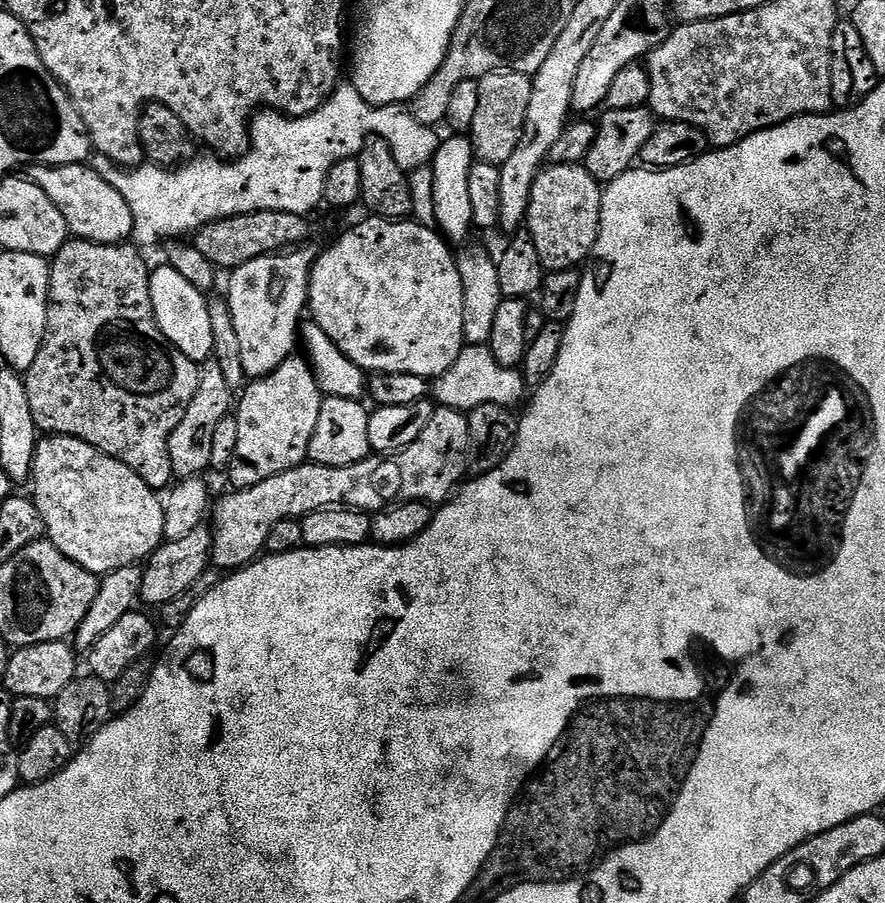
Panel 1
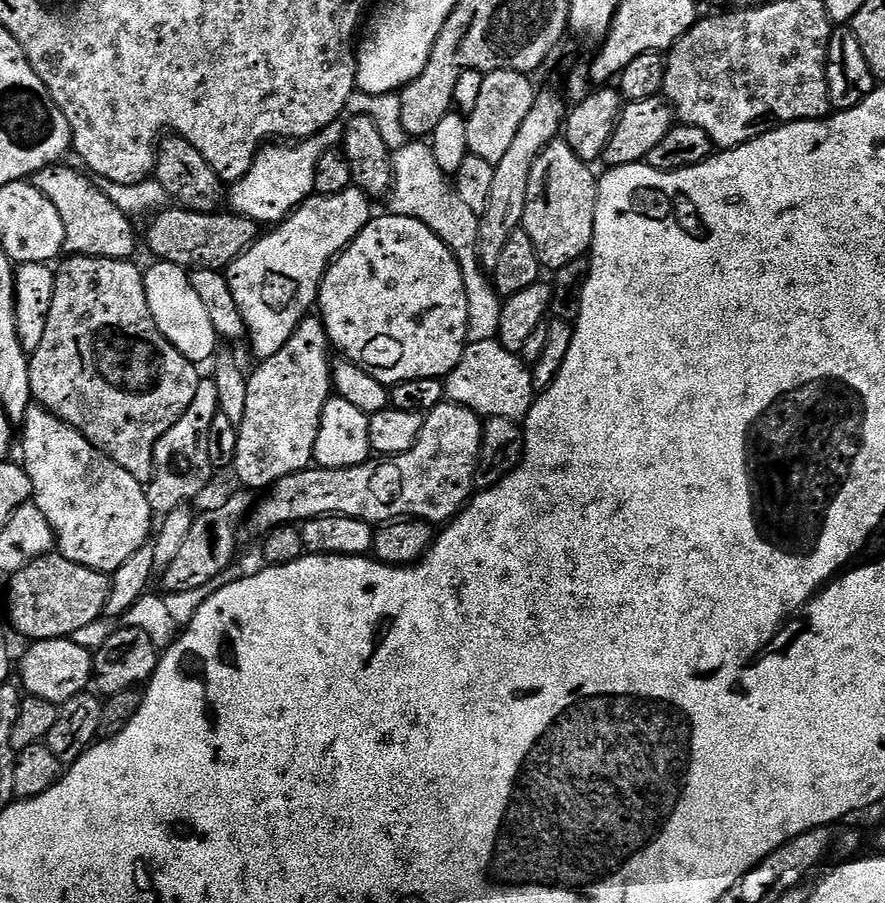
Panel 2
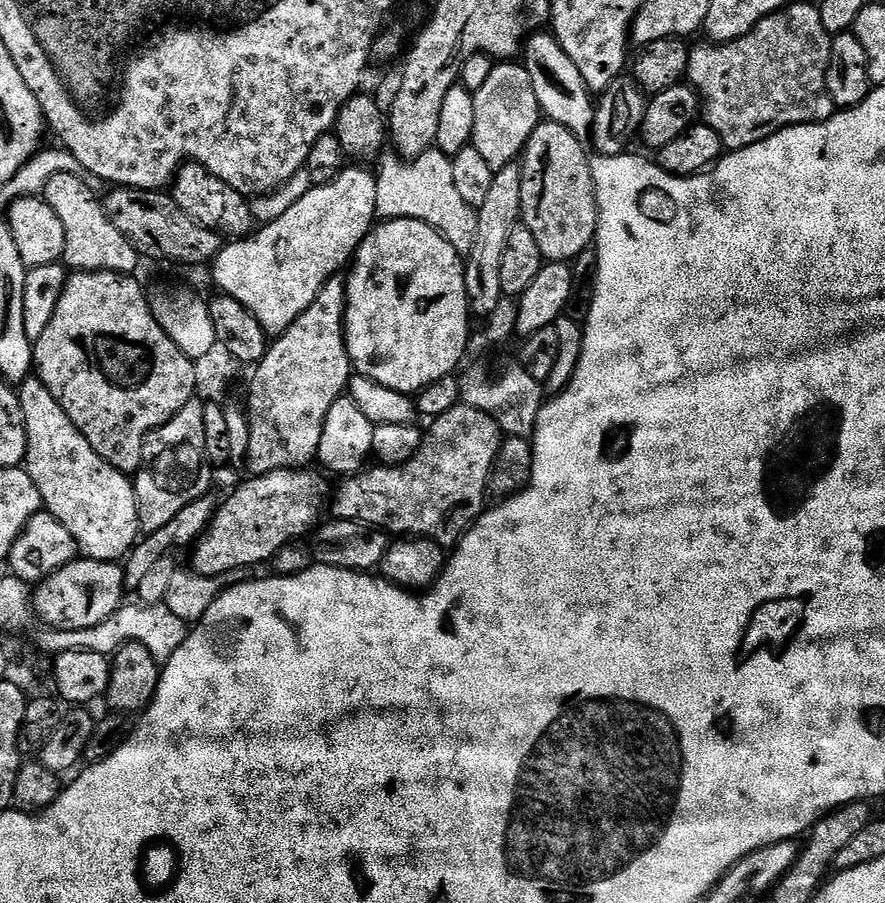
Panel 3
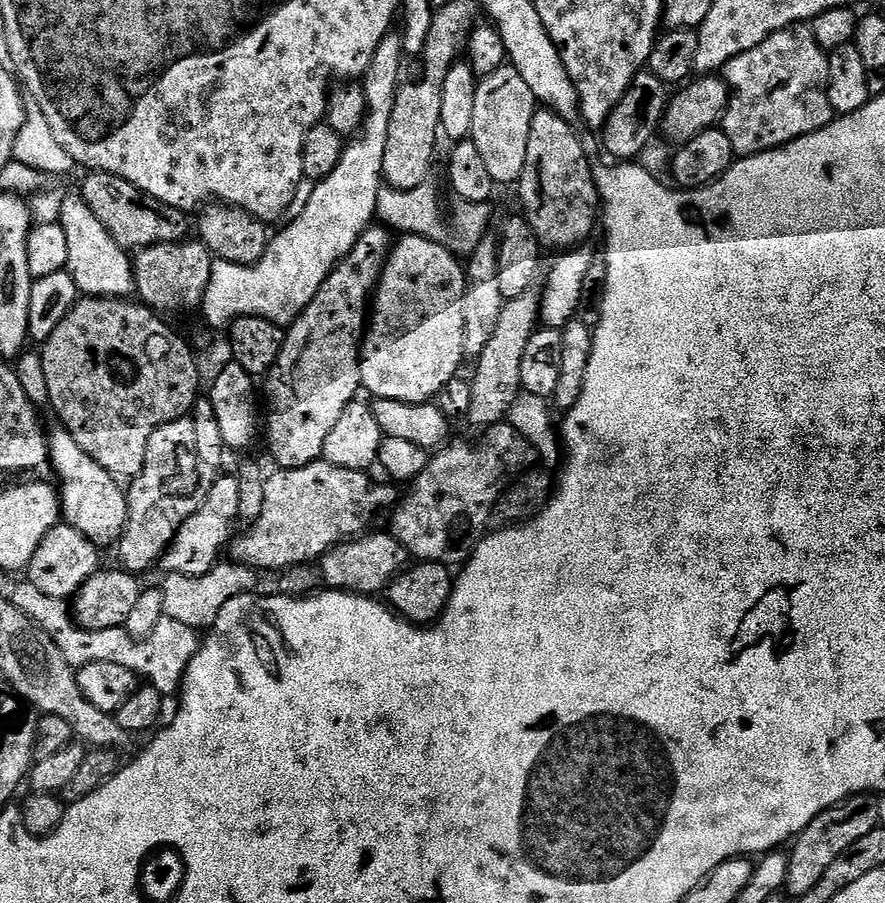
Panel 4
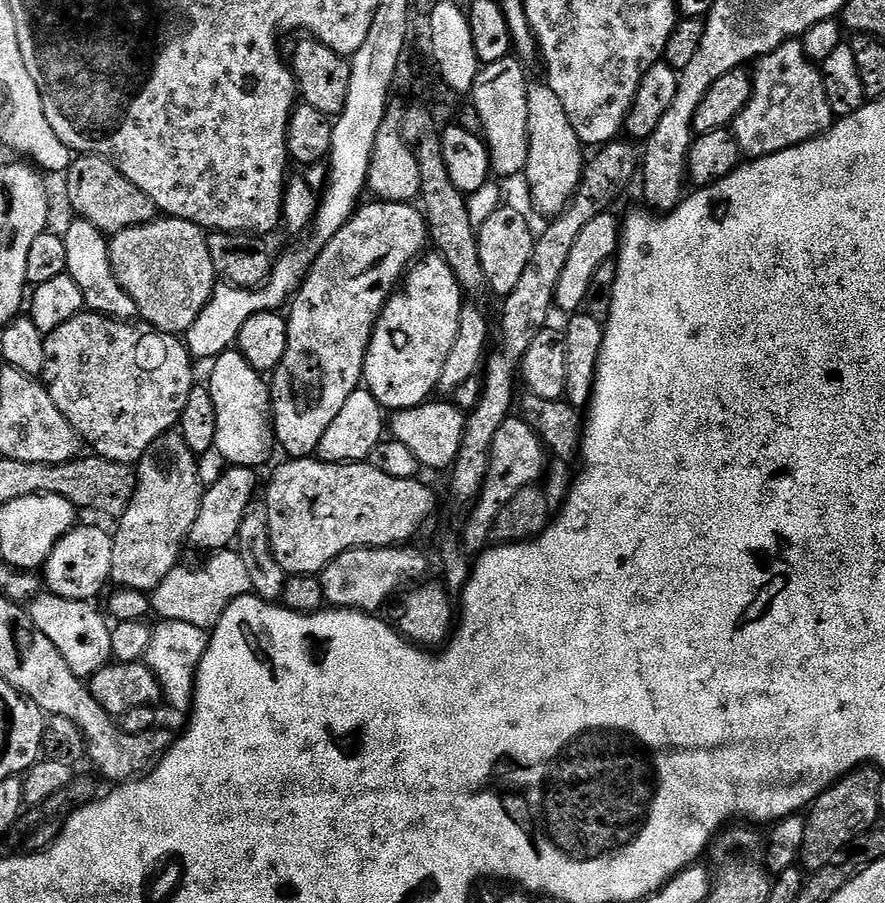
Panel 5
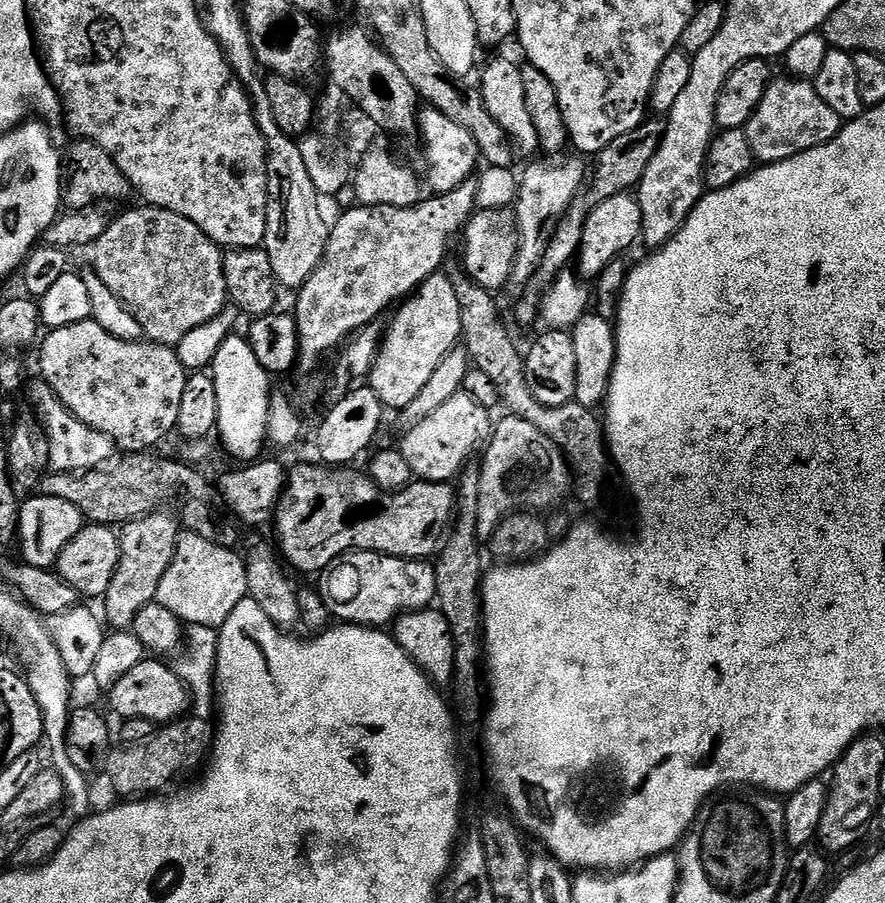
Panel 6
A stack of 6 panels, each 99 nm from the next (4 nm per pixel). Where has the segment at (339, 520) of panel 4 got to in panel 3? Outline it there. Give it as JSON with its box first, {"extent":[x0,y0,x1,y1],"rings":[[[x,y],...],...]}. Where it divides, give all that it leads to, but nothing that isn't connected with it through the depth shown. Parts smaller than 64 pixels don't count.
{"extent":[190,468,330,577],"rings":[[[287,468],[286,470],[274,470],[273,472],[267,472],[261,476],[253,475],[251,477],[252,481],[249,484],[244,484],[241,486],[237,492],[232,492],[228,497],[225,498],[224,504],[222,503],[216,509],[216,515],[213,516],[211,522],[208,524],[207,530],[205,530],[200,539],[196,541],[194,547],[191,549],[192,552],[192,564],[190,564],[191,571],[195,572],[198,576],[222,576],[227,577],[228,572],[236,572],[239,568],[252,568],[255,564],[267,565],[274,554],[278,554],[278,550],[282,550],[282,546],[286,546],[290,541],[297,538],[304,538],[309,535],[317,527],[318,521],[321,519],[320,507],[325,507],[326,497],[330,492],[330,484],[323,480],[316,472],[308,472],[312,470],[305,470],[304,468]]]}

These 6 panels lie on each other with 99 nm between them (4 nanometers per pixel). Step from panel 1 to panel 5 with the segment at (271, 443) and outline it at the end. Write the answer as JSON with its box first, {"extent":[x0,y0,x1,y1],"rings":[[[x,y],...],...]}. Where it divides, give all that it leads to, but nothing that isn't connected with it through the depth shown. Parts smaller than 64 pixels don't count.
{"extent":[270,200,429,458],"rings":[[[389,200],[372,203],[376,204],[361,203],[342,230],[315,253],[312,267],[291,297],[292,313],[286,316],[286,354],[270,376],[271,425],[275,443],[284,447],[285,457],[312,458],[317,455],[322,434],[326,434],[330,422],[338,418],[338,410],[346,406],[346,398],[361,387],[368,343],[388,297],[397,291],[413,261],[429,247],[428,222],[415,203],[395,204]]]}

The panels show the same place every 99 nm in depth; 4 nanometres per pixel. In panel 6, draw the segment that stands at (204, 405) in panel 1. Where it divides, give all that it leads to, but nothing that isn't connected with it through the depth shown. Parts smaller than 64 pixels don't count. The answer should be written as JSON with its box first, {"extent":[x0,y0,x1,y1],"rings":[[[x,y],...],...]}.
{"extent":[102,510,182,629],"rings":[[[161,510],[153,512],[151,516],[143,516],[140,520],[132,520],[123,525],[119,533],[118,570],[114,570],[114,578],[102,600],[104,604],[102,616],[109,629],[131,629],[134,618],[138,618],[138,610],[155,601],[158,586],[174,558],[176,544],[182,535],[179,519],[175,515],[167,516],[168,514],[167,511]]]}

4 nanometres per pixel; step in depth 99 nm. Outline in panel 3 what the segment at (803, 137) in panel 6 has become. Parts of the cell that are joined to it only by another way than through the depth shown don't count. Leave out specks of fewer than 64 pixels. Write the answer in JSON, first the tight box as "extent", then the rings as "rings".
{"extent":[686,2,834,149],"rings":[[[794,2],[790,7],[762,18],[762,22],[758,22],[750,34],[729,44],[703,43],[689,51],[686,80],[700,96],[703,123],[716,131],[725,149],[754,146],[783,128],[820,124],[833,116],[834,105],[826,90],[832,37],[828,35],[826,26],[822,26],[822,14],[815,3]]]}

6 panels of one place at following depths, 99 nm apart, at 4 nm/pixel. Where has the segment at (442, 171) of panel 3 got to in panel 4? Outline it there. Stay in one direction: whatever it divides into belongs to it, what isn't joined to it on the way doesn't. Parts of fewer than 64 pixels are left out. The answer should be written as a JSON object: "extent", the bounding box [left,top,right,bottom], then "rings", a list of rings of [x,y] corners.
{"extent":[376,182,492,254],"rings":[[[432,182],[419,184],[412,190],[398,190],[384,186],[376,196],[376,216],[381,225],[392,230],[397,228],[397,233],[400,234],[412,234],[417,231],[416,224],[424,224],[422,234],[426,238],[457,254],[463,252],[471,254],[484,240],[489,233],[488,222],[492,218],[492,207],[491,203],[456,202],[452,208],[452,216],[444,216],[444,204],[440,201],[440,192]]]}

